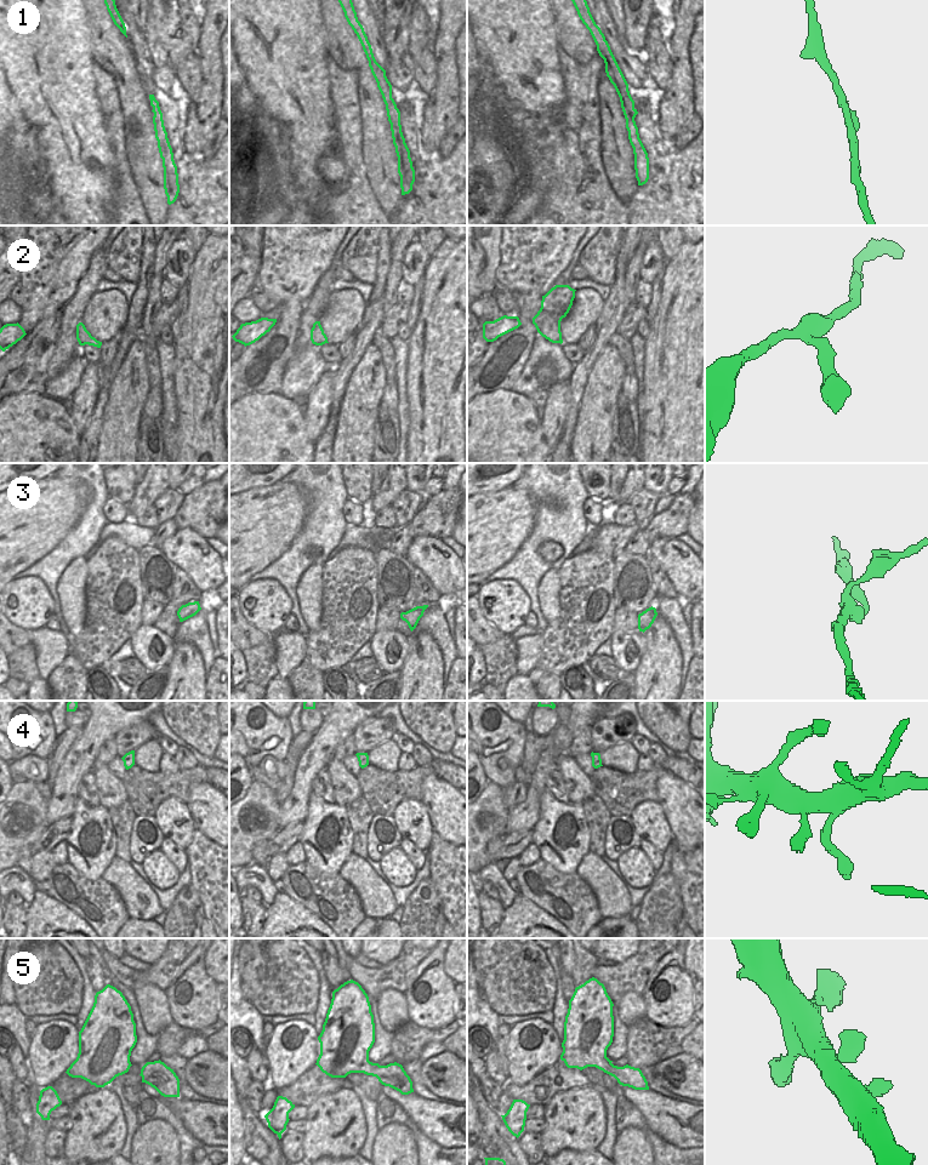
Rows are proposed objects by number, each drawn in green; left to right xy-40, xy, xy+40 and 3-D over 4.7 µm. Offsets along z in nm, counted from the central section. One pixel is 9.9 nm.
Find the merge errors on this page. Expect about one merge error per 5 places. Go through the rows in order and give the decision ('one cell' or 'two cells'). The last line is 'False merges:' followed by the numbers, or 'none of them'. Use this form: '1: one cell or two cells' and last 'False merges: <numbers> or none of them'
1: one cell
2: one cell
3: one cell
4: one cell
5: one cell
False merges: none of them

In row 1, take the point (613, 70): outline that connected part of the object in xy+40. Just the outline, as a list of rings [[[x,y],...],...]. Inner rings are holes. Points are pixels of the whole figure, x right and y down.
[[[571,0],[580,19],[590,30],[599,56],[604,59],[605,73],[610,82],[614,85],[621,102],[621,108],[626,119],[626,129],[628,131],[628,139],[633,148],[634,154],[634,170],[638,185],[643,185],[649,179],[649,158],[648,153],[639,138],[638,127],[636,125],[634,118],[638,114],[634,108],[634,101],[632,99],[628,84],[610,50],[608,41],[600,28],[596,24],[590,7],[586,0]]]

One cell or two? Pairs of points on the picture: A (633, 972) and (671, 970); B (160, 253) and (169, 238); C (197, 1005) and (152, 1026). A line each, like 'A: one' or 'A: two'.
A: two
B: one
C: two

